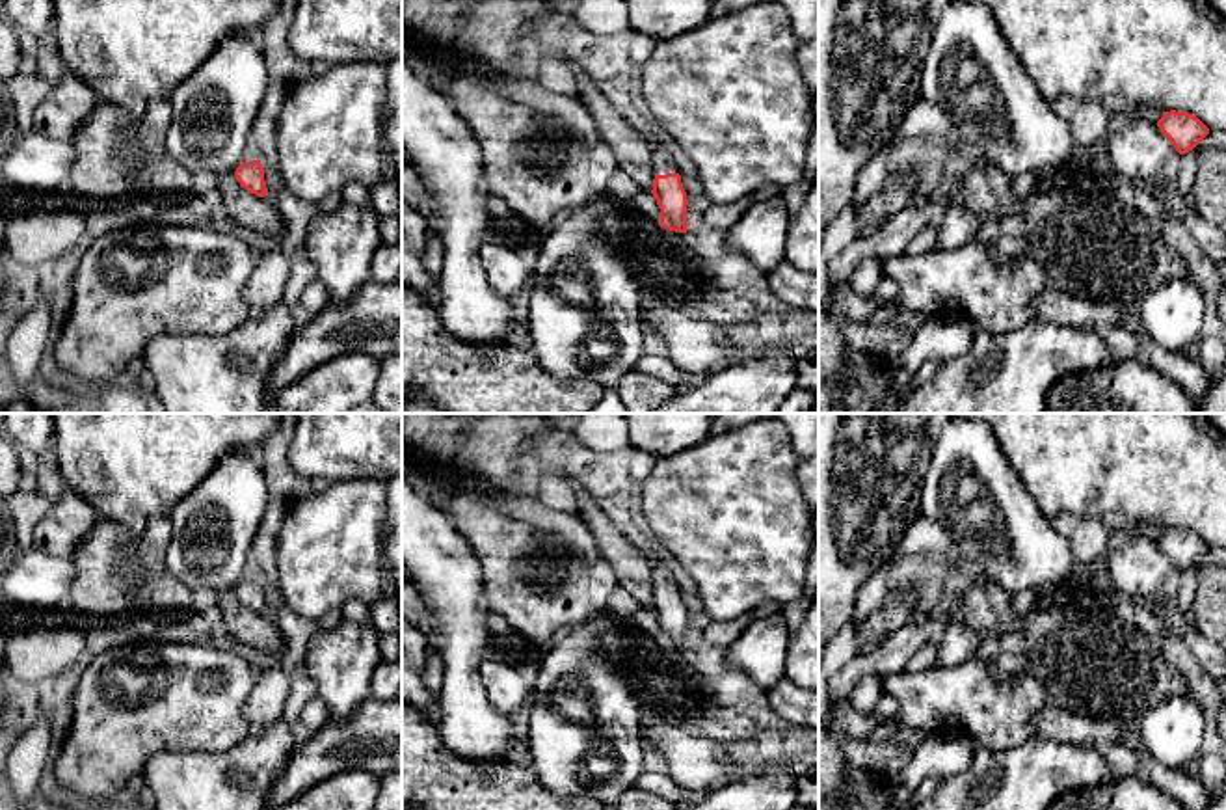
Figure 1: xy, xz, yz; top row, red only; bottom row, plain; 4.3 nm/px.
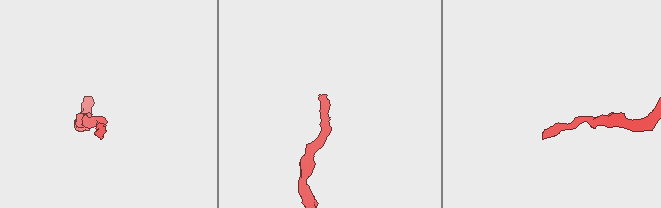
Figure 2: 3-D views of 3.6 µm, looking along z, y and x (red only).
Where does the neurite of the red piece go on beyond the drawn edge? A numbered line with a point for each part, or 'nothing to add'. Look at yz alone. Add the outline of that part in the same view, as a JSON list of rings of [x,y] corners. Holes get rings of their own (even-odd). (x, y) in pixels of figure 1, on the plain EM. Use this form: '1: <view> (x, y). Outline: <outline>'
nothing to add

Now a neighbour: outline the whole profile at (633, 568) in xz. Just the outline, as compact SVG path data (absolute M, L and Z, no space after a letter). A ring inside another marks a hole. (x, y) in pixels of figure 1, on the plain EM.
M571 480L579 501L579 518L593 534L605 560L616 574L618 587L629 592L638 603L651 609L655 587L651 583L653 557L642 553L597 506L593 497Z

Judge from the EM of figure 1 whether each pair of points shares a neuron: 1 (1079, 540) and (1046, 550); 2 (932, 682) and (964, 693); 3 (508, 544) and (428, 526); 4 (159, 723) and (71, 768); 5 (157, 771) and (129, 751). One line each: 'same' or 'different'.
1: different
2: same
3: different
4: same
5: different

